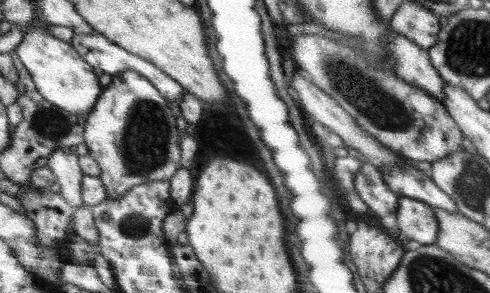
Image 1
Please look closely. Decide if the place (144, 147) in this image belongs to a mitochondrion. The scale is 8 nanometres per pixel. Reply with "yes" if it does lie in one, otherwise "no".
yes

